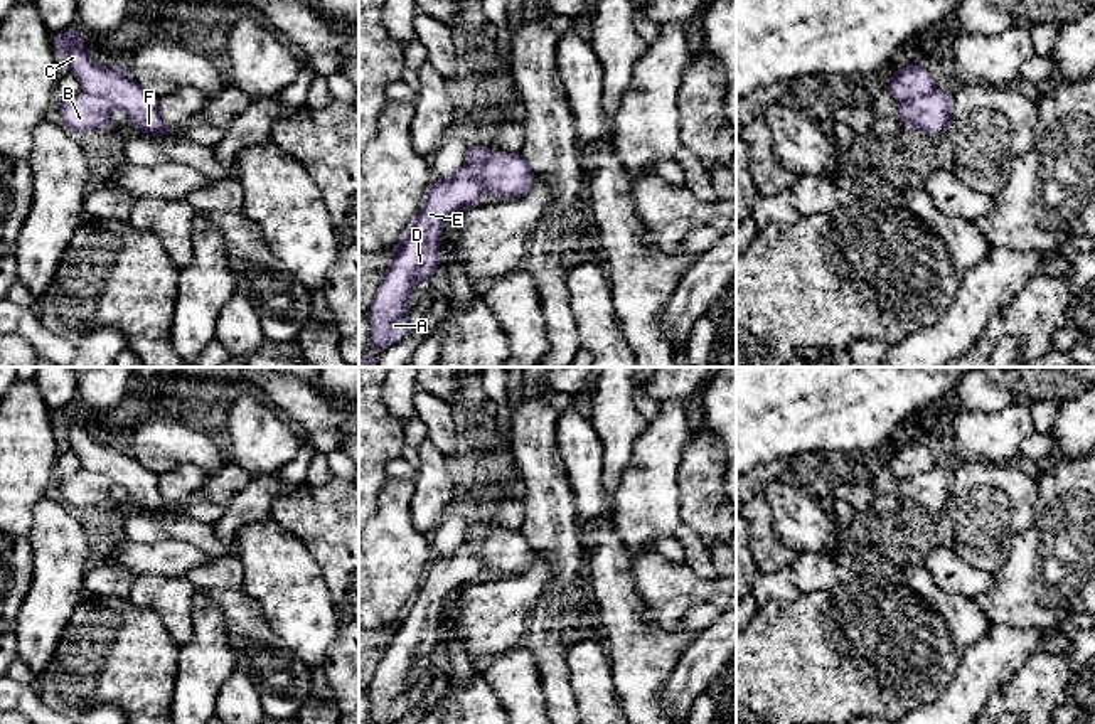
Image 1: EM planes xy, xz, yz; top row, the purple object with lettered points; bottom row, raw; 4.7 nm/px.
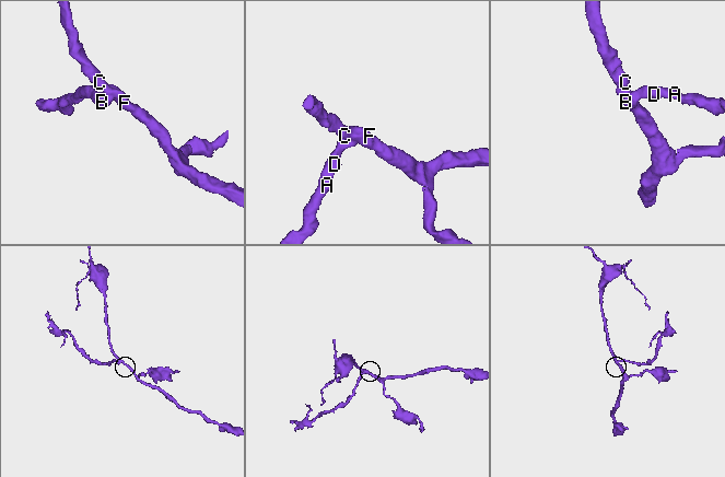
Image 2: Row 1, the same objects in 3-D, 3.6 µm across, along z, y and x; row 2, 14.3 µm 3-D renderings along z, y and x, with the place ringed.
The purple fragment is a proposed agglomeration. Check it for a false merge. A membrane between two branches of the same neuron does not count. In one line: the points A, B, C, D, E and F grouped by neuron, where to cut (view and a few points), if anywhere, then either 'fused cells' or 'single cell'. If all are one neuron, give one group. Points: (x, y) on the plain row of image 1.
groups A B D E / C F; cut yz (935, 465), (925, 472), (898, 479); fused cells

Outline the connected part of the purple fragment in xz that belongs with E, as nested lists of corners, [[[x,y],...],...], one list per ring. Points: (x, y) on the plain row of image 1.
[[[465,544],[450,556],[431,559],[421,589],[391,630],[391,641],[372,677],[371,724],[391,724],[411,709],[408,673],[438,645],[443,599],[450,591],[480,581],[485,569],[478,551]]]

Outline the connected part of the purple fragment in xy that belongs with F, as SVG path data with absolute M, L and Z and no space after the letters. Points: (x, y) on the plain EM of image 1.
M67 407L52 416L62 446L79 456L83 470L101 473L113 485L126 490L133 497L135 508L152 514L174 510L160 497L158 475L138 463L125 446L94 441L77 407Z

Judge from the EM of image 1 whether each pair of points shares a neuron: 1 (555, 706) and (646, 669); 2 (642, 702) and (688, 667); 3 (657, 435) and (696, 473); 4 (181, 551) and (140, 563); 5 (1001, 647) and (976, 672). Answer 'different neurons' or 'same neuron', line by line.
1: different neurons
2: different neurons
3: different neurons
4: same neuron
5: same neuron

